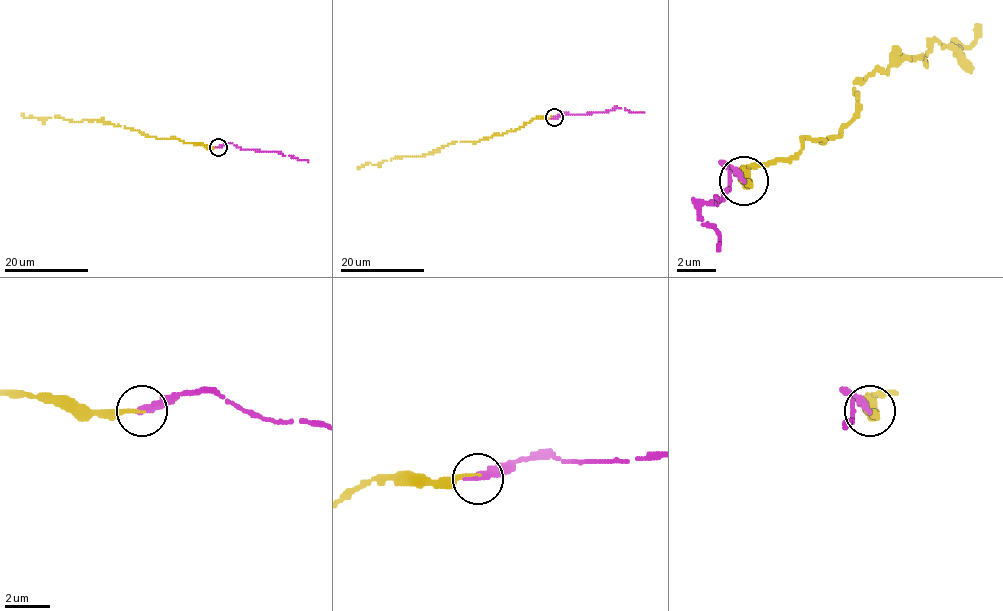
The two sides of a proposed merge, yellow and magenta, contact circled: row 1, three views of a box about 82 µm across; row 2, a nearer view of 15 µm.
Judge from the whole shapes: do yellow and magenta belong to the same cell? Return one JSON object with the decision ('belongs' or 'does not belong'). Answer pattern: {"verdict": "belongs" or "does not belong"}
{"verdict": "belongs"}

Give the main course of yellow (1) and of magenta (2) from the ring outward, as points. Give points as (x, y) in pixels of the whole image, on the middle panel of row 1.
1: (555, 117), (533, 119), (515, 130), (476, 142), (455, 141), (419, 157), (363, 164), (357, 168)
2: (555, 118), (618, 108), (644, 111)

